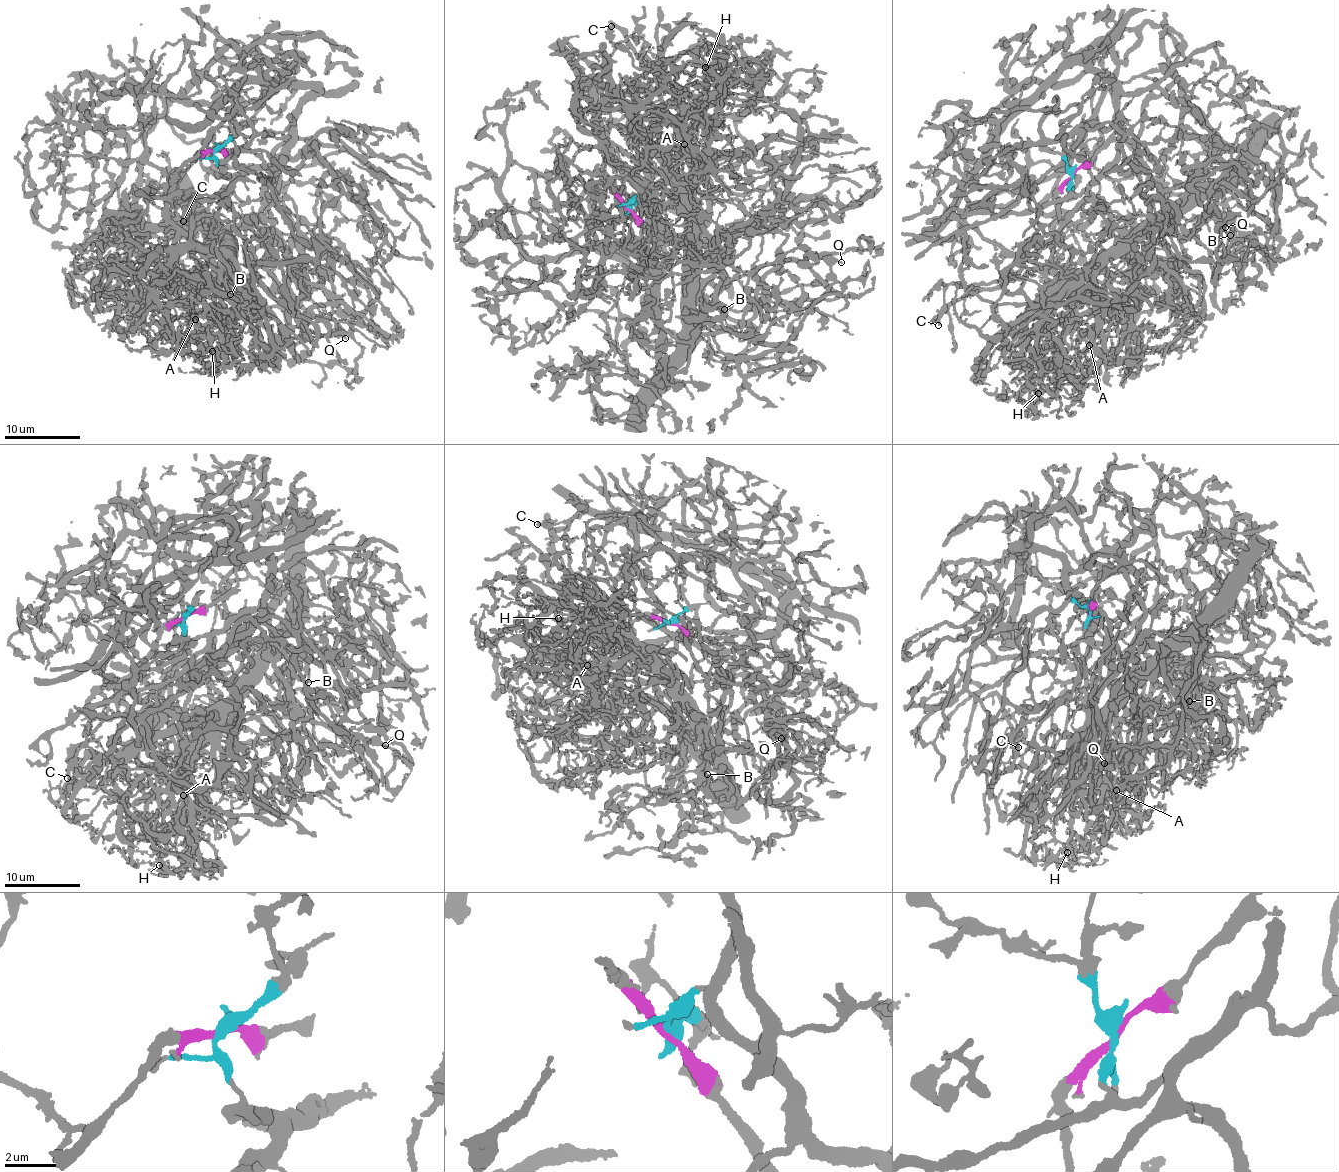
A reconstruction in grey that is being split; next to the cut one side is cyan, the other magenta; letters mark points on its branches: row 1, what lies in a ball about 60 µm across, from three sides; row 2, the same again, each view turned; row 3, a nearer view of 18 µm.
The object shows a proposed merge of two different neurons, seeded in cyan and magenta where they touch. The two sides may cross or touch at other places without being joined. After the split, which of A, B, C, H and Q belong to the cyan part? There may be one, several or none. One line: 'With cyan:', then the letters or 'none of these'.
With cyan: B, C, Q

